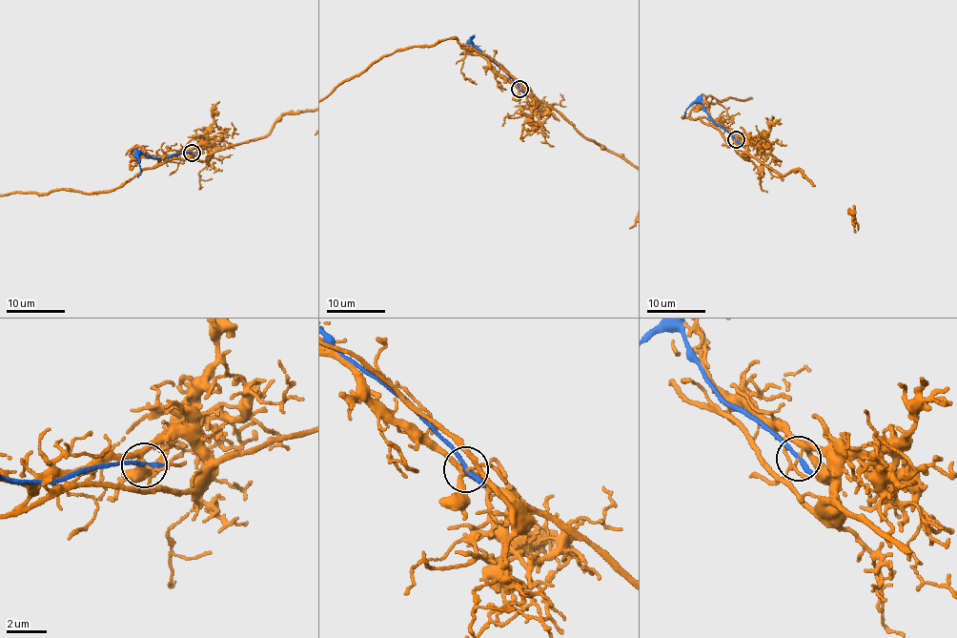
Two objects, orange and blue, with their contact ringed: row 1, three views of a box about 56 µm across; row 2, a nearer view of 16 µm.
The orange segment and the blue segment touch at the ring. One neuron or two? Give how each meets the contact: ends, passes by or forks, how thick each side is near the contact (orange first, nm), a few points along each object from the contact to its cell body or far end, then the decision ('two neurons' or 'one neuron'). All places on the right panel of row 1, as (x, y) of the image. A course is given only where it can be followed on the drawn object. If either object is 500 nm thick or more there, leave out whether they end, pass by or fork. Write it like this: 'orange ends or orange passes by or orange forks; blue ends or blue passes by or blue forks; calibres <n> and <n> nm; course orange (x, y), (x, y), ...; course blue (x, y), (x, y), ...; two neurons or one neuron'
orange forks; blue ends; calibres 200 and 280 nm; course blue (736, 139), (711, 119), (701, 102), (693, 102), (685, 110), (684, 116); two neurons

